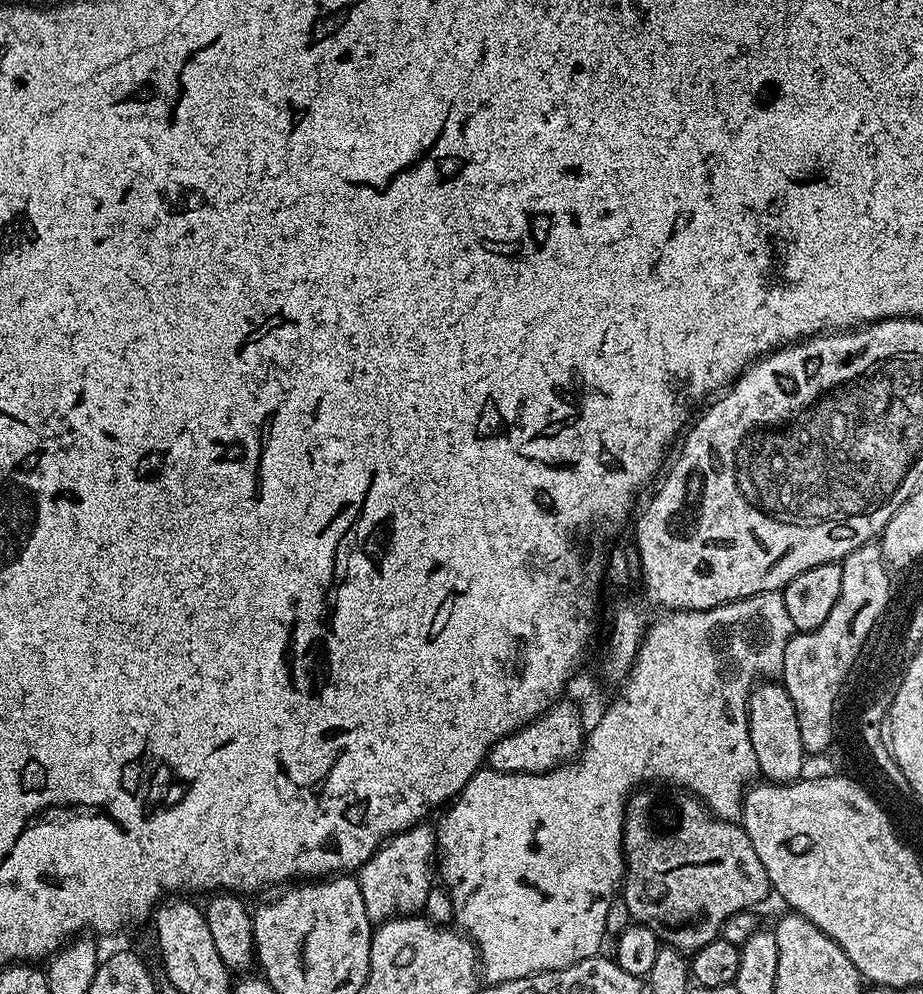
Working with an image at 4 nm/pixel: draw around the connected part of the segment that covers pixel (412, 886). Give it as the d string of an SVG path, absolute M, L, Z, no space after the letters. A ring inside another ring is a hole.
M421 822L404 832L397 832L358 869L362 902L366 902L366 914L373 922L390 920L397 914L411 916L423 909L426 894L434 887L432 872L438 856L436 828L426 825Z

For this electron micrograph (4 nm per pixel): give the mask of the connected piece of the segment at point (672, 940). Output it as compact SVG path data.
M644 786L632 793L628 798L628 807L624 810L624 878L622 881L622 900L624 896L624 908L629 912L631 919L637 924L654 930L654 934L667 947L679 948L685 954L695 954L700 948L706 947L708 943L721 935L721 928L725 922L734 914L747 912L755 909L755 904L763 902L770 896L770 885L766 866L762 866L762 858L758 858L754 850L754 842L746 834L746 830L731 820L719 820L716 816L709 814L704 801L692 795L691 792L683 790L668 790L664 792L656 786Z

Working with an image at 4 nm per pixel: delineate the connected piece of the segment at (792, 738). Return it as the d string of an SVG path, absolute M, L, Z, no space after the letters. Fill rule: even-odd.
M760 682L748 696L748 729L750 742L754 750L754 758L760 767L759 775L765 781L774 784L791 784L805 775L804 759L806 753L802 746L802 730L798 730L798 714L794 710L794 702L790 702L790 694L780 682Z

